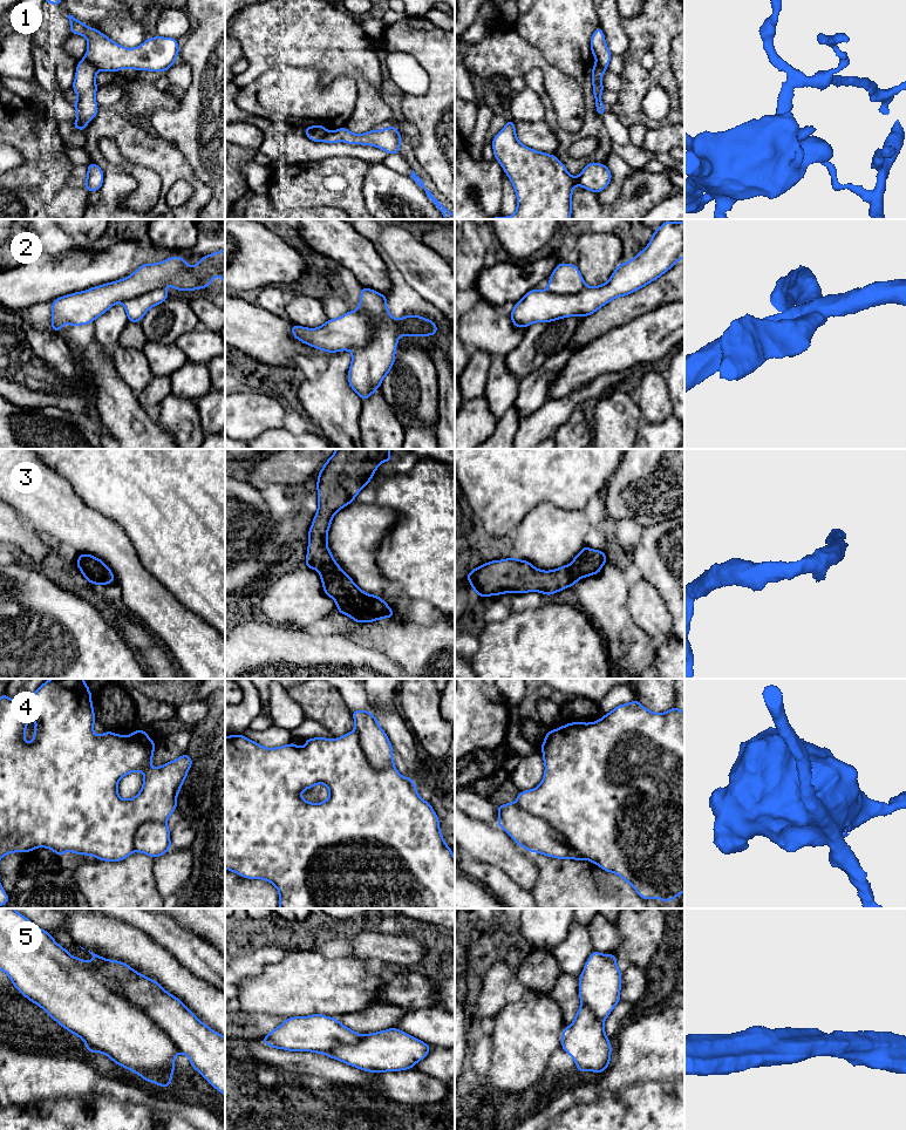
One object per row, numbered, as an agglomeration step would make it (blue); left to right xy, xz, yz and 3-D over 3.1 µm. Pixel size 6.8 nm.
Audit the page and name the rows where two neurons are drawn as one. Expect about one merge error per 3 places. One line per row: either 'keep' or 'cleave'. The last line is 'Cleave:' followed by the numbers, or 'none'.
1: cleave
2: cleave
3: keep
4: cleave
5: keep
Cleave: 1, 2, 4

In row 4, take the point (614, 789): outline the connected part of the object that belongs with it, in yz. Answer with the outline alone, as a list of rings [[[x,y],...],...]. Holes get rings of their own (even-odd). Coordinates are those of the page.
[[[634,700],[615,707],[599,721],[591,723],[570,722],[556,730],[546,730],[546,737],[540,747],[545,764],[543,781],[532,790],[520,791],[516,805],[520,810],[544,819],[585,859],[626,880],[643,900],[659,898],[668,903],[684,892],[684,712],[675,706],[666,713],[653,713],[638,700]]]

